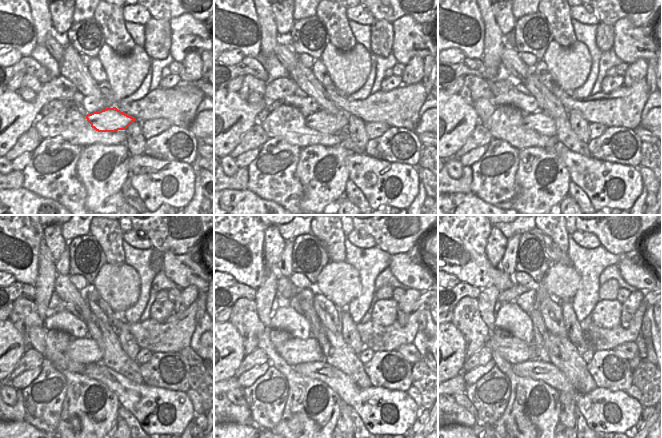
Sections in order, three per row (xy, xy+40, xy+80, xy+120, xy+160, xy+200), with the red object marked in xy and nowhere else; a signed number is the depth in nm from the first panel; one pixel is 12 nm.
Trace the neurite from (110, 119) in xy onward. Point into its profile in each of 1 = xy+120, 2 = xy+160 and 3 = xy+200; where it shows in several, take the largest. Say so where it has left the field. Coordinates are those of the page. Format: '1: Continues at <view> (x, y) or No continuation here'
1: Continues at xy+120 (85, 350)
2: Continues at xy+160 (294, 351)
3: Continues at xy+200 (514, 350).

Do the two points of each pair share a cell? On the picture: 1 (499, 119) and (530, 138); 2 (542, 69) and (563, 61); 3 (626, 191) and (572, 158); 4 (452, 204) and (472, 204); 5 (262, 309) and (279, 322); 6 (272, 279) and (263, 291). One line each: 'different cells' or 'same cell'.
1: same cell
2: different cells
3: same cell
4: same cell
5: different cells
6: same cell

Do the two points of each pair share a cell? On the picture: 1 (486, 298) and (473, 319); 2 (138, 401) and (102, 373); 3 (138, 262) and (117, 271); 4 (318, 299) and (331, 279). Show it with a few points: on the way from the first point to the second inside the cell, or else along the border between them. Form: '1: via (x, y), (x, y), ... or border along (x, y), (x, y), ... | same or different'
1: border along (476, 299), (479, 305), (480, 317), (489, 331) | different
2: via (129, 393), (111, 378) | same
3: border along (124, 262), (136, 271), (139, 277), (139, 287) | different
4: border along (316, 290), (328, 298), (339, 310) | different

